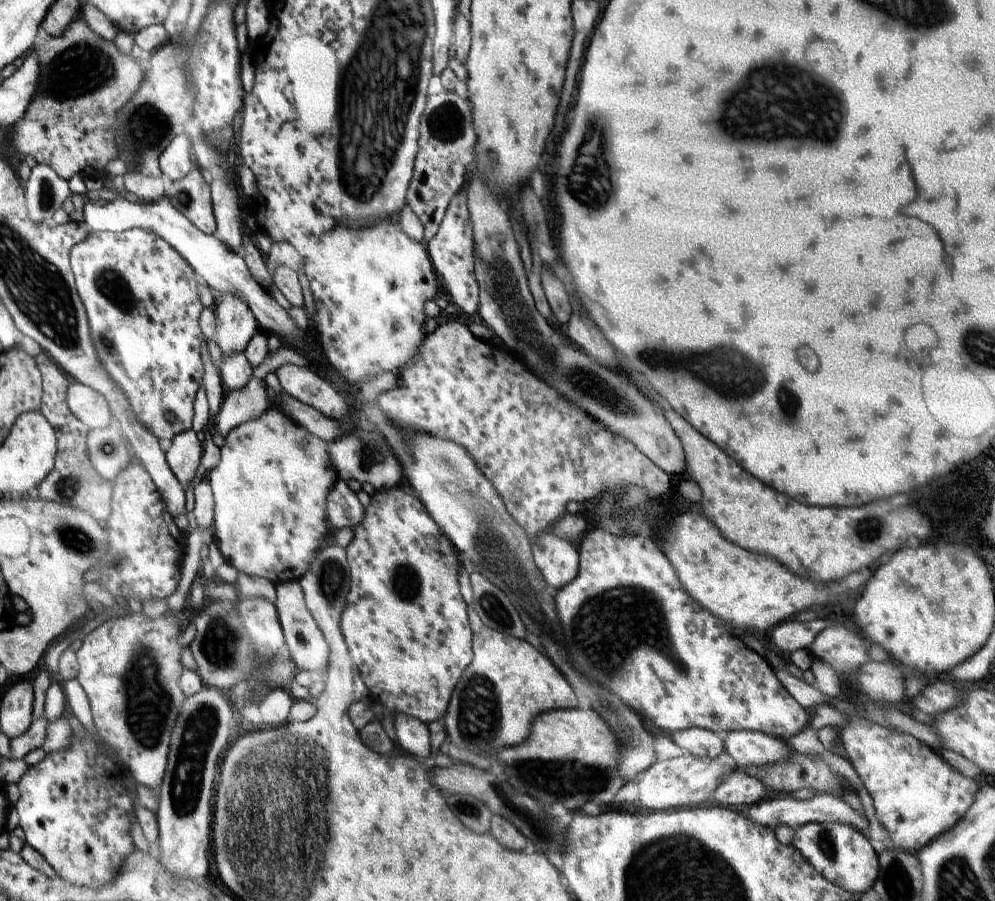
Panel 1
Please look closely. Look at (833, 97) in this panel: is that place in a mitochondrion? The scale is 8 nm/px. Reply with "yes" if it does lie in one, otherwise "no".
yes

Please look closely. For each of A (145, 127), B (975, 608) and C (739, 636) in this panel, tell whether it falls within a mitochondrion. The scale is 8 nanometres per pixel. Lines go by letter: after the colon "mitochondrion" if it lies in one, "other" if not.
A: mitochondrion
B: other
C: other

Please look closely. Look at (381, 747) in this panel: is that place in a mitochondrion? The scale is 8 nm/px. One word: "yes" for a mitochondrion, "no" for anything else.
no

